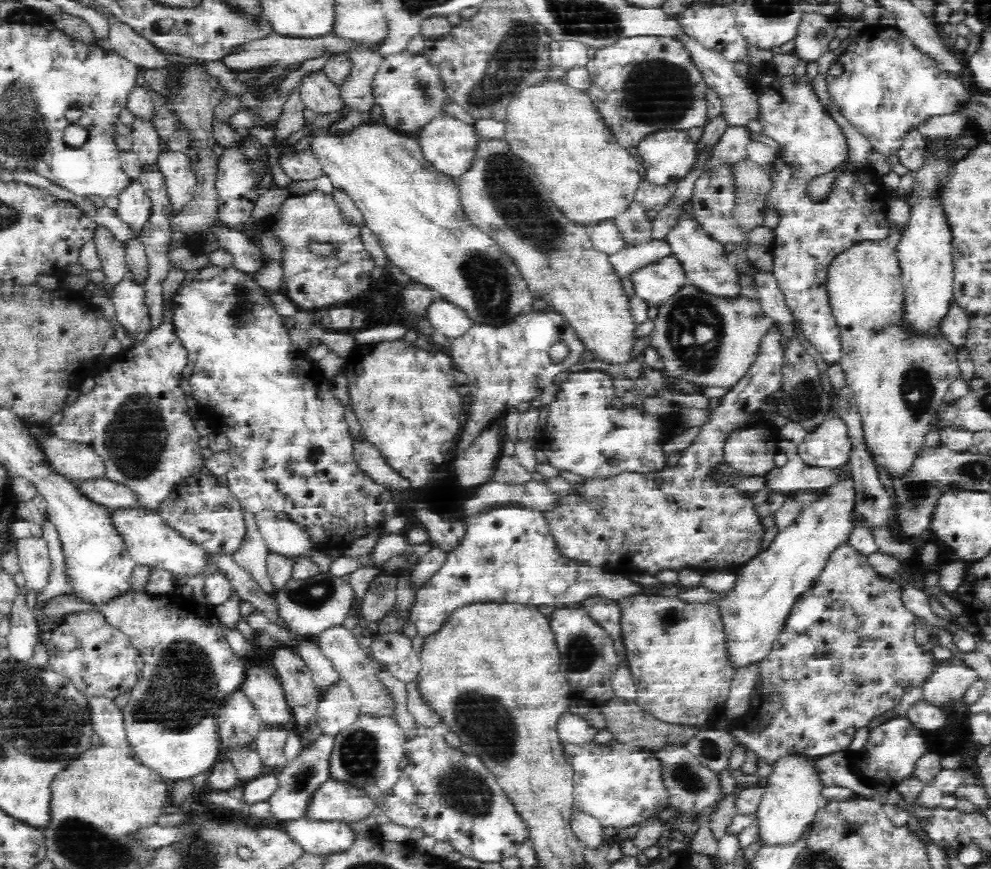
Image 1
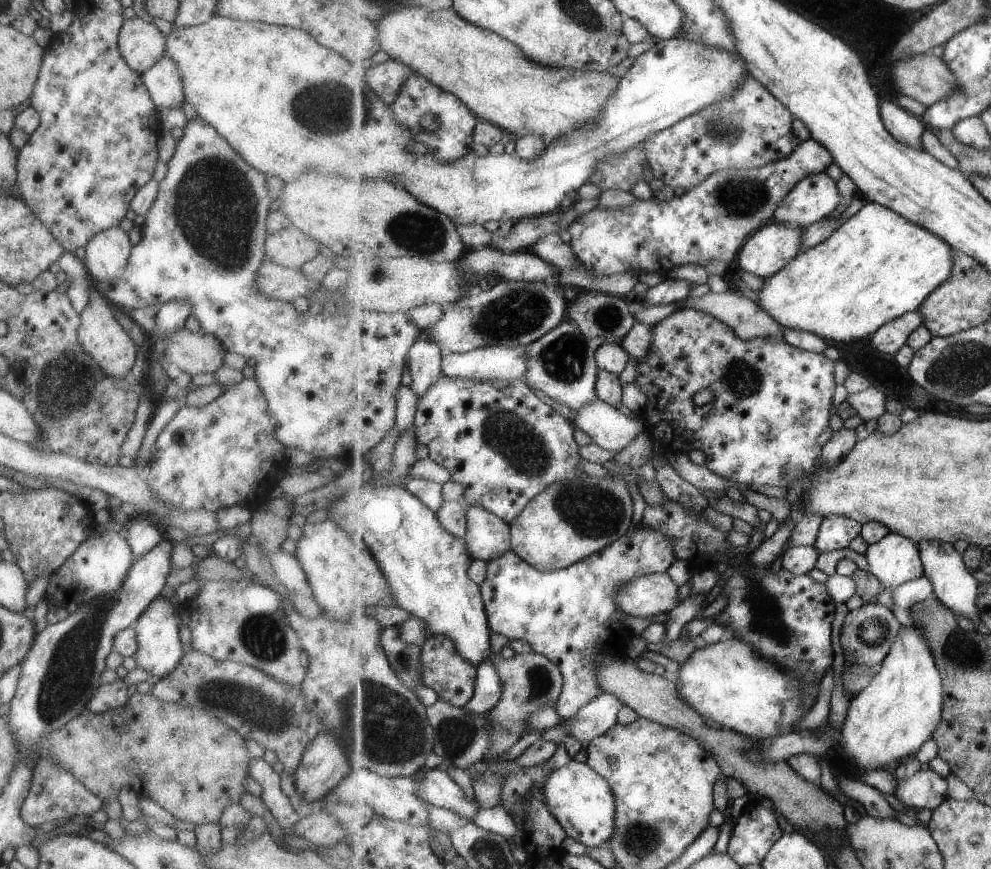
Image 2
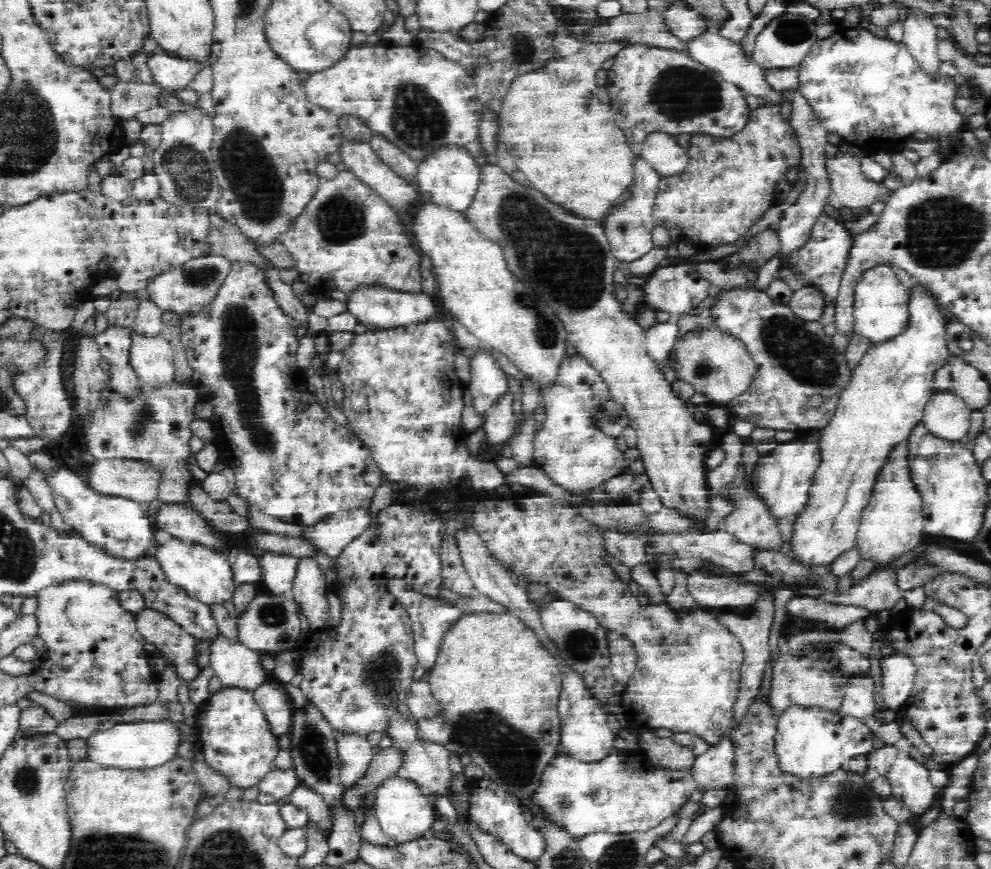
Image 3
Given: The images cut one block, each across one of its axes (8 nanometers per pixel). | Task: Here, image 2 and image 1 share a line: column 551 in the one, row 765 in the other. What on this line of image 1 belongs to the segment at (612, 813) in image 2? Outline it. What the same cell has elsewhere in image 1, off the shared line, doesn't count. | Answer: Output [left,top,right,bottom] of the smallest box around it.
[755,757,823,846]

